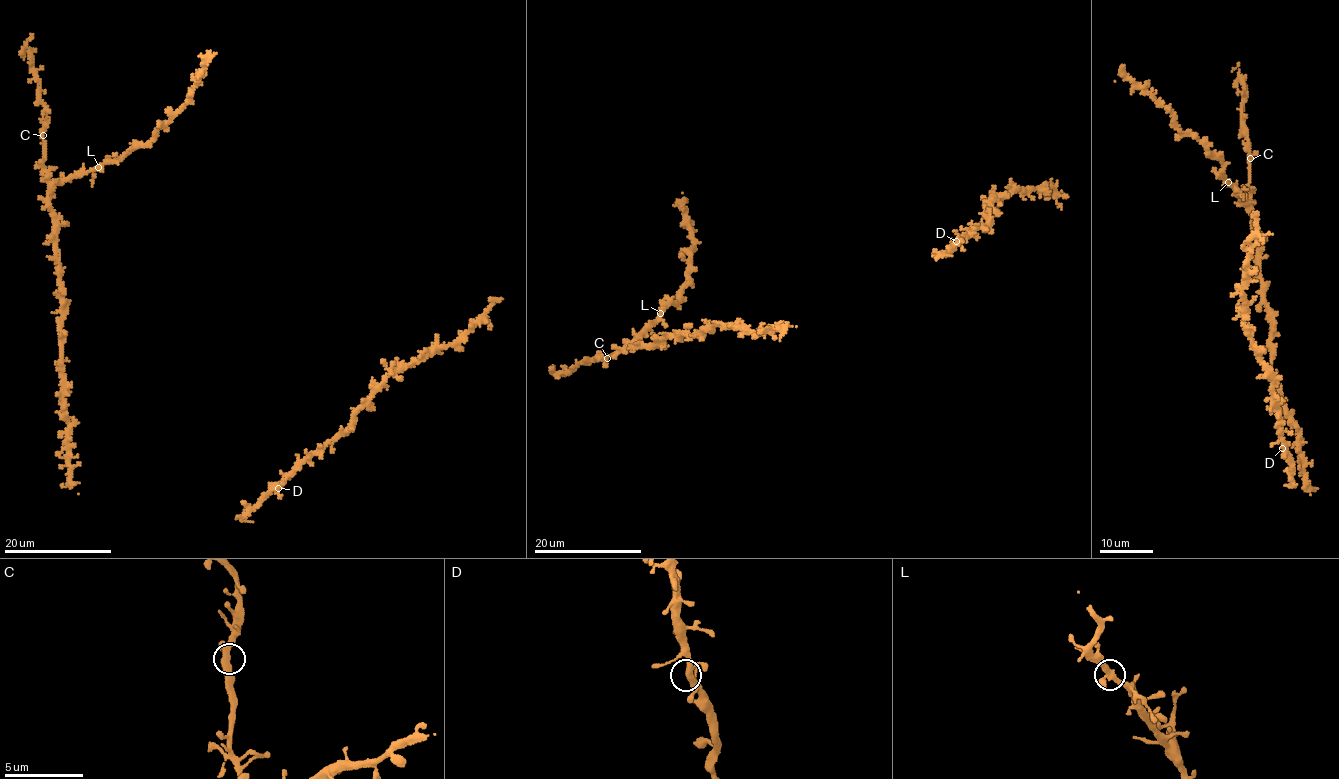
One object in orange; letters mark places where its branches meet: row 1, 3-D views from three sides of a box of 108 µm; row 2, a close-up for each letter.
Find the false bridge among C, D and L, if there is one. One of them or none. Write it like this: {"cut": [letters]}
{"cut": []}

